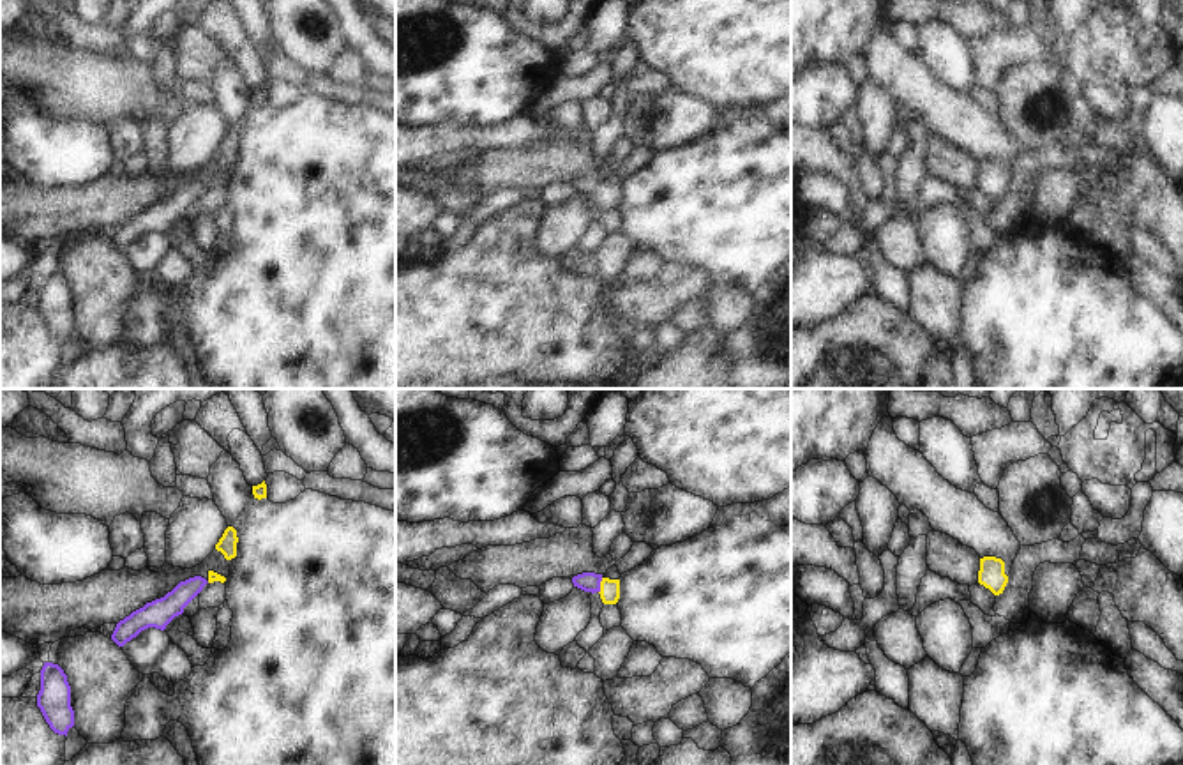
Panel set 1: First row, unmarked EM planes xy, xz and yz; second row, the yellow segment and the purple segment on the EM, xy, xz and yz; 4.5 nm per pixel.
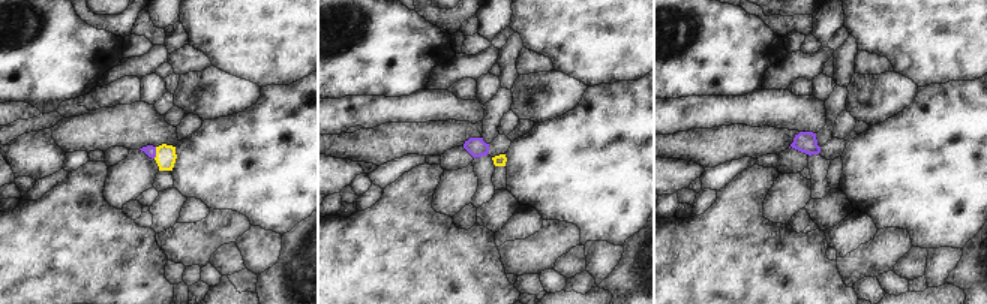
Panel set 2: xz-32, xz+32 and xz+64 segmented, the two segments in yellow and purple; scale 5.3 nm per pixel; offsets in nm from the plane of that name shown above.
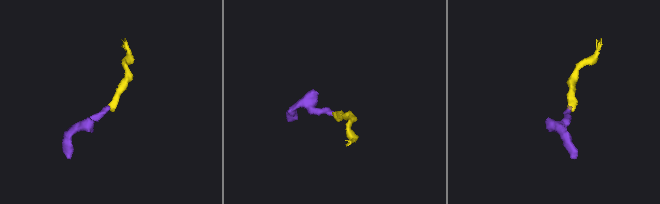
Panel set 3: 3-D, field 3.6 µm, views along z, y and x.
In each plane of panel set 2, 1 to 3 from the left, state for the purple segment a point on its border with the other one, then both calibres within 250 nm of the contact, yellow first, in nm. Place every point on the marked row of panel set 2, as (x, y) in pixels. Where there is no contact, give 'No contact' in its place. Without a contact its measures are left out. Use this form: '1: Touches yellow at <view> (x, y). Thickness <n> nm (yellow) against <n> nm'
1: Touches yellow at xz-32 (156, 153). Thickness 110 nm (yellow) against 60 nm
2: No contact
3: No contact

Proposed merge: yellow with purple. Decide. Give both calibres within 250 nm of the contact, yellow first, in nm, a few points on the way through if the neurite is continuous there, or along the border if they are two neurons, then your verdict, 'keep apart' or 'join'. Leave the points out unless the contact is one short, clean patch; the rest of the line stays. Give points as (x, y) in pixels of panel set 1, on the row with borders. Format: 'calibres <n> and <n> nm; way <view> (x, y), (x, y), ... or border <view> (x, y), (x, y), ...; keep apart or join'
calibres 100 and 90 nm; way xz (610, 589), (601, 585), (588, 582); join

